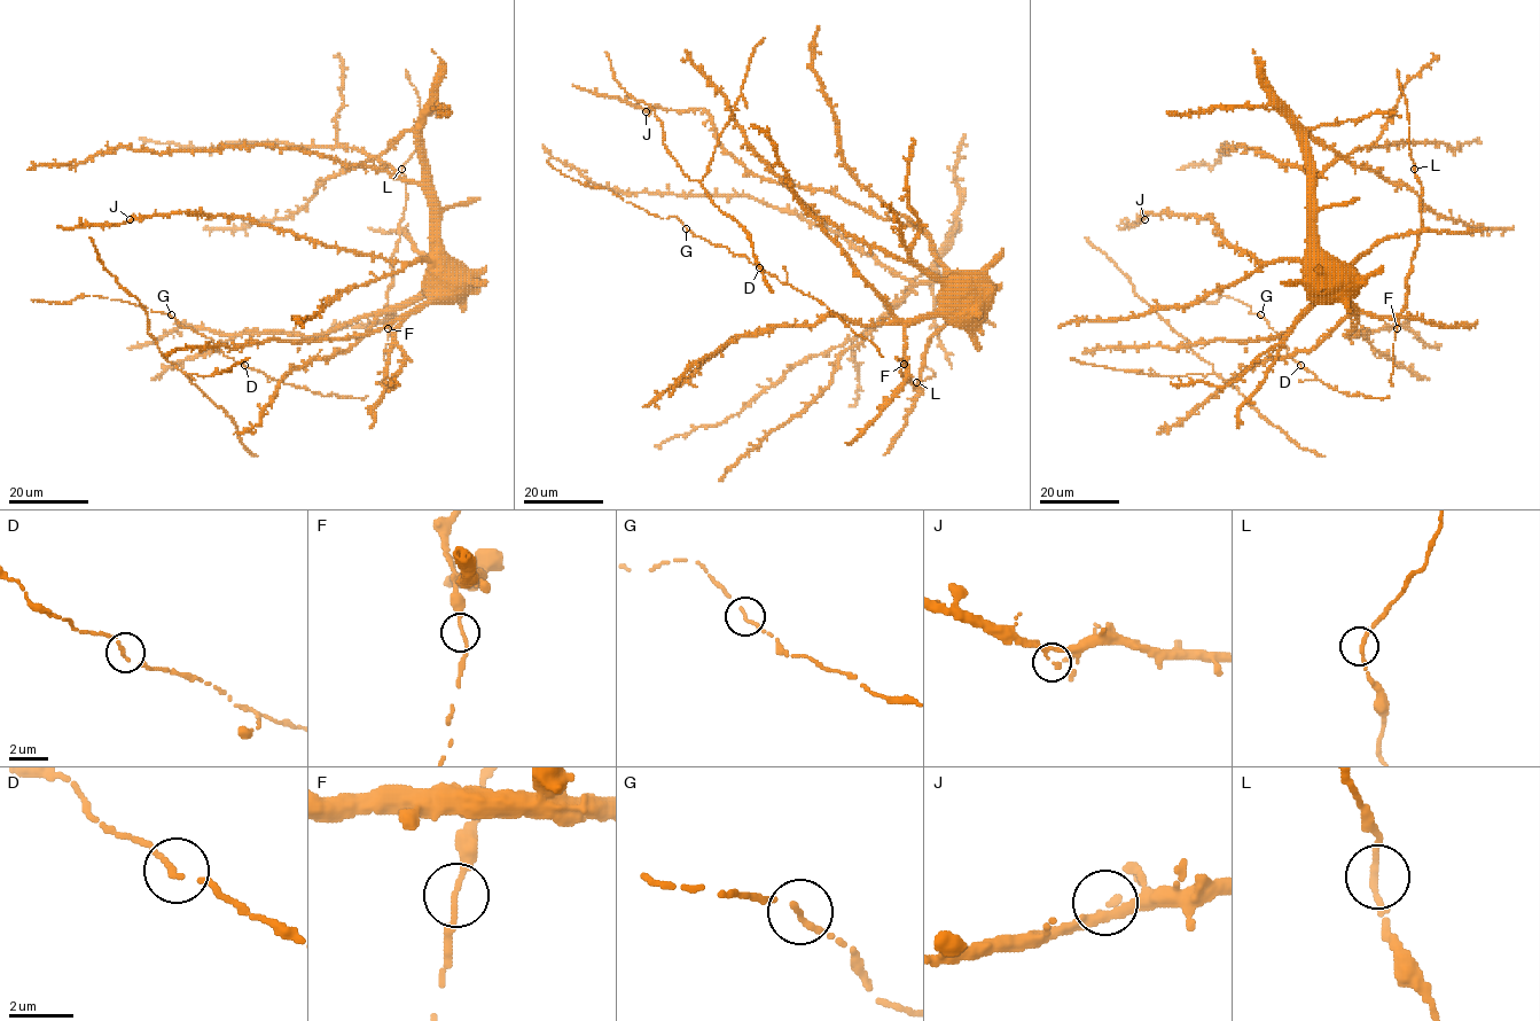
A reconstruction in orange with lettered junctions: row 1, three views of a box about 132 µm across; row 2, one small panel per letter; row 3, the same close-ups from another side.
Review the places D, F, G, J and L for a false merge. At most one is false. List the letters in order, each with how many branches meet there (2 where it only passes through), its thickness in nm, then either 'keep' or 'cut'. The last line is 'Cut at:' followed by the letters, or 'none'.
D: 2 branches meet; 180 nm thick; keep
F: 2 branches meet; 160 nm thick; keep
G: 2 branches meet; 160 nm thick; keep
J: 2 branches meet; 180 nm thick; keep
L: 2 branches meet; 200 nm thick; keep
Cut at: none

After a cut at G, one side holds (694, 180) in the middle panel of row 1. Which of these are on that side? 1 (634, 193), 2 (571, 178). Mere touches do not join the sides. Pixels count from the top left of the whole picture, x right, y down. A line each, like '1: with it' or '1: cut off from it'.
1: with it
2: cut off from it

